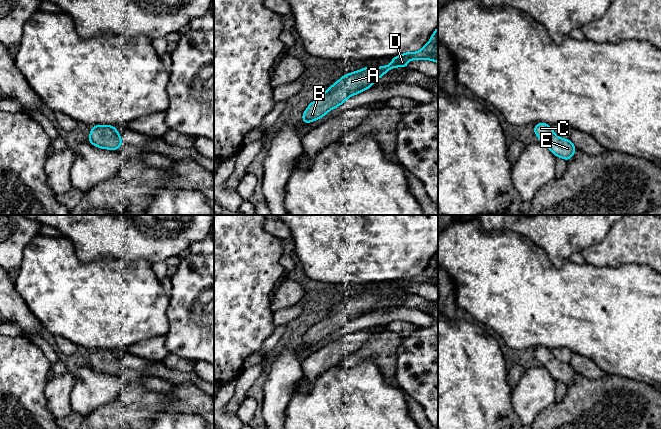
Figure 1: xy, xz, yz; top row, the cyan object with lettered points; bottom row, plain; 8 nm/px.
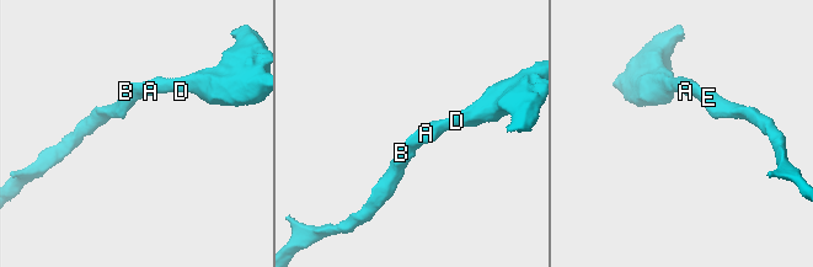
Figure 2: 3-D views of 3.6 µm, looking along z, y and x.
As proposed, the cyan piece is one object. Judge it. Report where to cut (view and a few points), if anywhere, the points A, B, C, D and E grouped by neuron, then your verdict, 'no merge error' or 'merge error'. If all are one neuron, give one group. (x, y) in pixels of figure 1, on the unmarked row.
no cut | A B C D E | no merge error

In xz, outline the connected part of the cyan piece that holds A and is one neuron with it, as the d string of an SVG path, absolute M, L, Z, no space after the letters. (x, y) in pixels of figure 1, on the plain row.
M438 251L433 256L429 266L418 276L406 276L393 281L389 289L383 291L365 291L341 301L330 310L320 321L309 328L302 339L306 348L325 340L331 333L343 328L349 321L372 311L382 299L398 290L407 292L409 284L428 283L438 287Z

